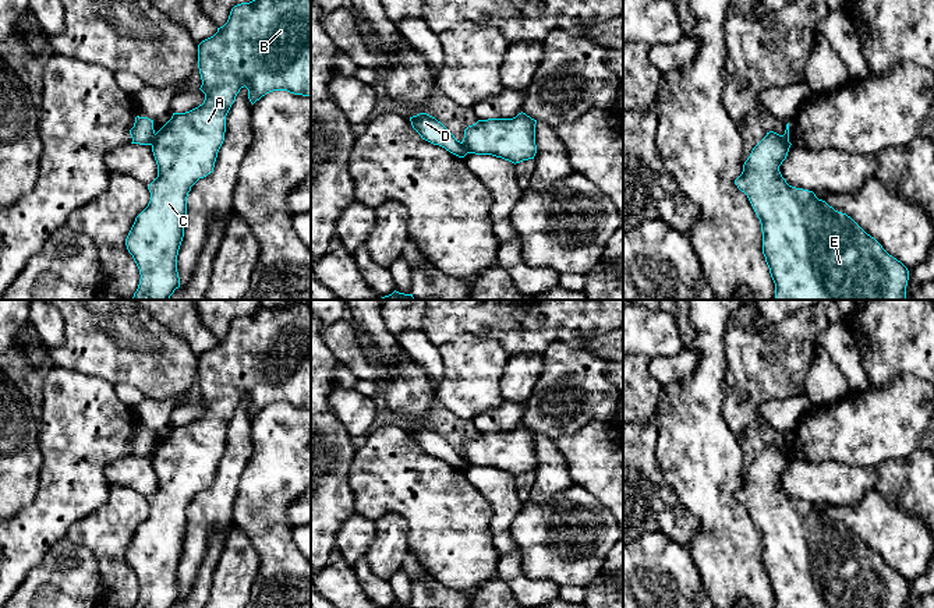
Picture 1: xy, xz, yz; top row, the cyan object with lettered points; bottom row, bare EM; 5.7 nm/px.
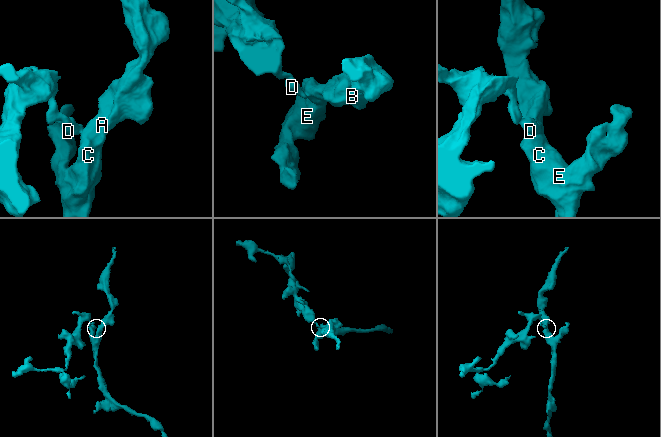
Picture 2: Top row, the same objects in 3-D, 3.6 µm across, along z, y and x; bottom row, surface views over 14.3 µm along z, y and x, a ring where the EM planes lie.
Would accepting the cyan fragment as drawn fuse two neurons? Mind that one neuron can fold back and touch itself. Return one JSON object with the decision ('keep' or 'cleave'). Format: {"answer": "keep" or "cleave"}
{"answer": "cleave"}

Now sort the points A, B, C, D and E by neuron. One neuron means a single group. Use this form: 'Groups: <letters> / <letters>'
Groups: A B C E / D

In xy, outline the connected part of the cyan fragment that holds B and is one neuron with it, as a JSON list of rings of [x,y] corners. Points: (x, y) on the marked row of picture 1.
[[[252,0],[231,8],[227,22],[217,32],[198,45],[198,68],[205,100],[185,113],[173,113],[156,132],[152,152],[158,165],[158,177],[148,185],[151,201],[135,218],[125,238],[128,252],[139,269],[139,284],[132,300],[169,300],[180,287],[177,255],[184,237],[187,197],[191,187],[213,172],[217,152],[224,141],[226,116],[241,88],[248,89],[254,105],[273,91],[287,91],[311,98],[311,0]]]

